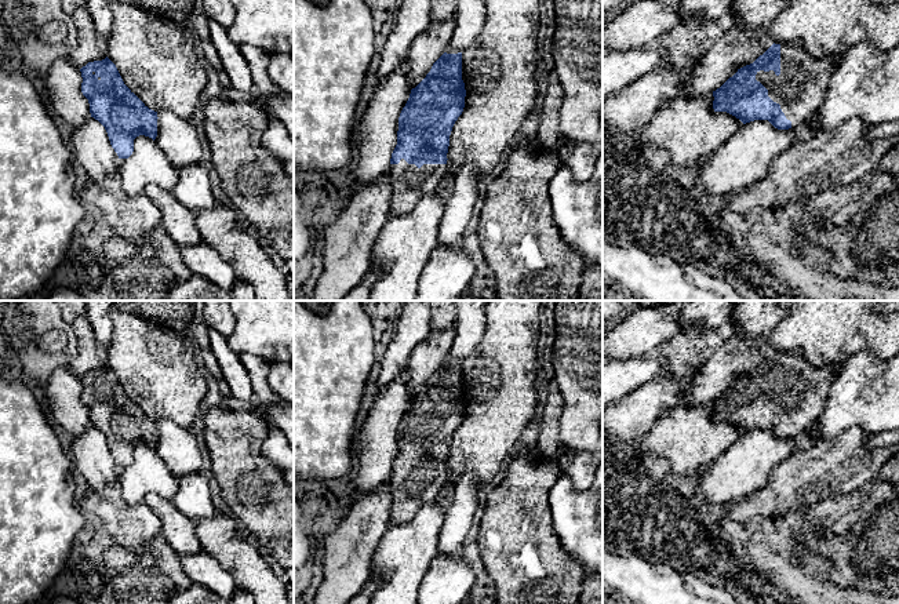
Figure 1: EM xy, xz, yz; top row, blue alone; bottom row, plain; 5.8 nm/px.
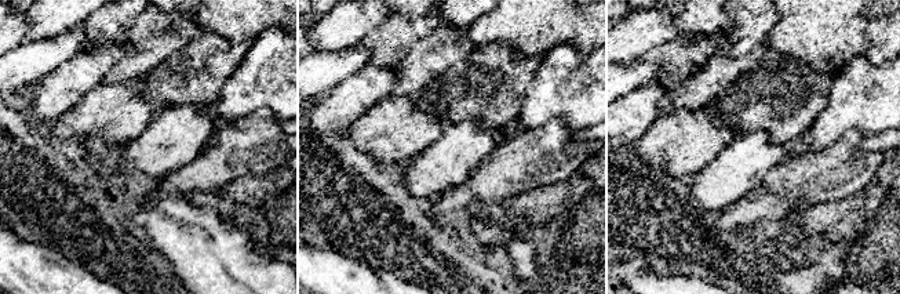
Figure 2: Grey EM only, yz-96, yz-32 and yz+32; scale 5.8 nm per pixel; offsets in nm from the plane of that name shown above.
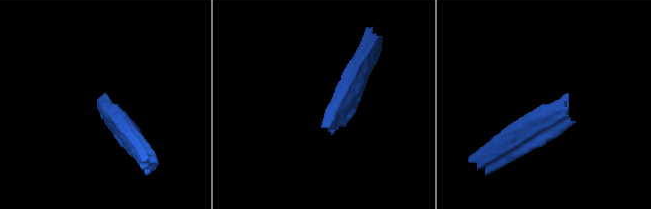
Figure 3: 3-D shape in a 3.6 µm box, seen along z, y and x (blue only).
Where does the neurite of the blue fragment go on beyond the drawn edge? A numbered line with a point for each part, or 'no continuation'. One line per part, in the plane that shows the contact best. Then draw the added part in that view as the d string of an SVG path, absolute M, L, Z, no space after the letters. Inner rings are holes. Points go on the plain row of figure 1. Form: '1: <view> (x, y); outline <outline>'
1: yz (800, 397); outline M801 352L780 353L780 383L760 379L756 389L780 414L793 439L804 436L823 412L842 364L814 367Z

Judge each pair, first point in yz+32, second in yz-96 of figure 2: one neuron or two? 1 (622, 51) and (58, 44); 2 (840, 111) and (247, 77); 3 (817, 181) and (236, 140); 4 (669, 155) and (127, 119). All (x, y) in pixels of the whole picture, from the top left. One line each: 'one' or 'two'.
1: two
2: one
3: one
4: one

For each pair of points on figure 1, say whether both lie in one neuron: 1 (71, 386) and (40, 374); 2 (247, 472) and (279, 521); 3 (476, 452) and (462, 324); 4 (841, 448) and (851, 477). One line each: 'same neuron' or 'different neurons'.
1: different neurons
2: same neuron
3: different neurons
4: same neuron

